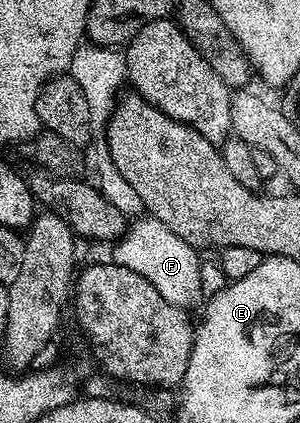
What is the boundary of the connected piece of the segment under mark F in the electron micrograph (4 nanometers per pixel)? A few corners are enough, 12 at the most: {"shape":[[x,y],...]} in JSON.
{"shape":[[157,218],[132,221],[112,261],[175,307],[202,301],[198,251]]}

